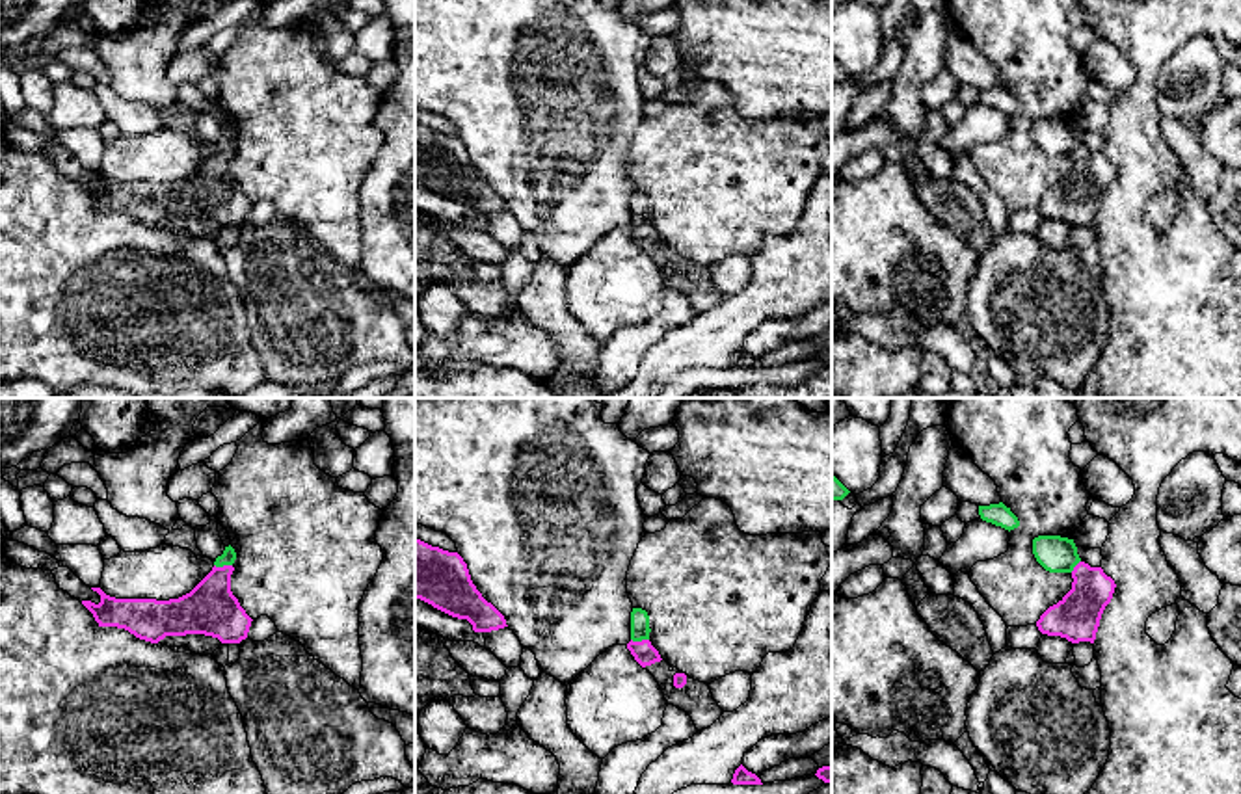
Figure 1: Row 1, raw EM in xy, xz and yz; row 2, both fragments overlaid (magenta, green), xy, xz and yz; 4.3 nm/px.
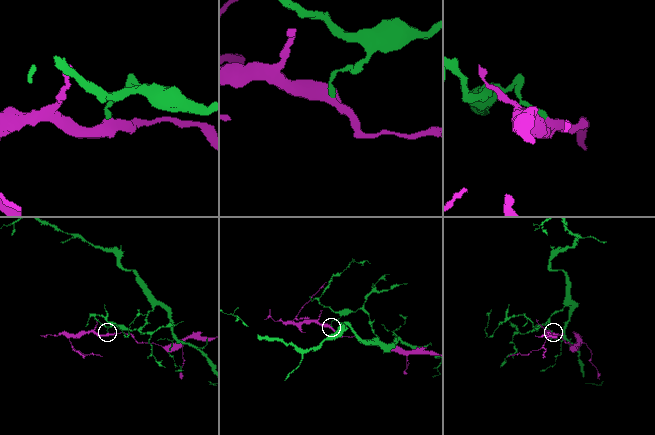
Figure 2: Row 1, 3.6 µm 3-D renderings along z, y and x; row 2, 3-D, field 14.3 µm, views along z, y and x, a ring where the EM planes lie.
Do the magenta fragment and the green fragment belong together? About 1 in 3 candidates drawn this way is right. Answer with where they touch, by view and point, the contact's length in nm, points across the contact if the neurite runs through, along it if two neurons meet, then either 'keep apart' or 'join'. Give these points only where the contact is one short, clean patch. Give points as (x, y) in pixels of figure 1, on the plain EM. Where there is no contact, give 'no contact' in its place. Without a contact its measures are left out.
xy (224, 149) | 80 nm | along xy (214, 147), (231, 149) | keep apart

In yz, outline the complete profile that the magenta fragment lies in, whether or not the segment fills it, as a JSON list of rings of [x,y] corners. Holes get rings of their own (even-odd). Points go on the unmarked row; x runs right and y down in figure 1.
[[[1085,145],[1074,151],[1072,162],[1072,173],[1040,199],[1036,210],[1042,218],[1061,219],[1072,227],[1094,227],[1116,167],[1101,151],[1090,151]]]

